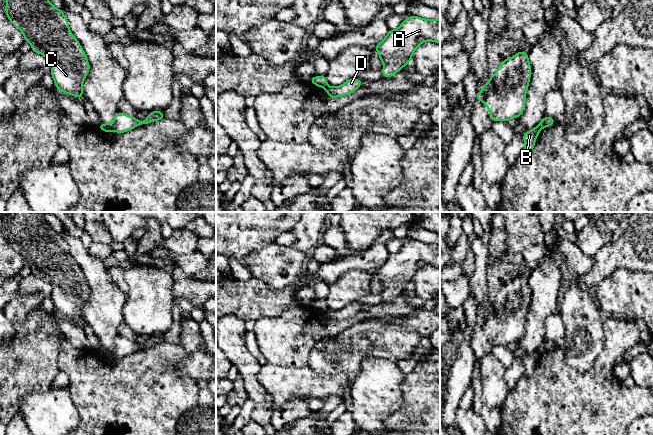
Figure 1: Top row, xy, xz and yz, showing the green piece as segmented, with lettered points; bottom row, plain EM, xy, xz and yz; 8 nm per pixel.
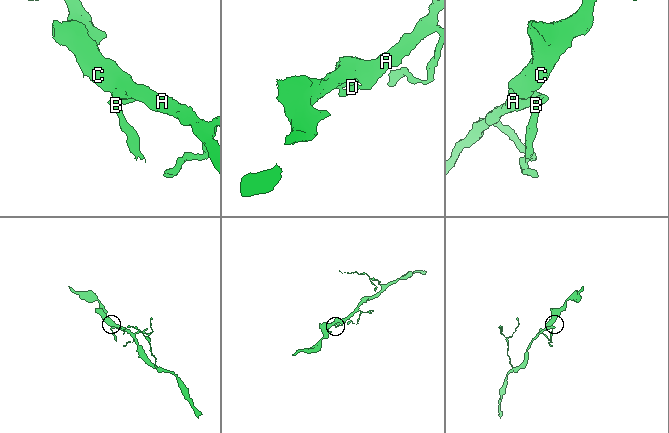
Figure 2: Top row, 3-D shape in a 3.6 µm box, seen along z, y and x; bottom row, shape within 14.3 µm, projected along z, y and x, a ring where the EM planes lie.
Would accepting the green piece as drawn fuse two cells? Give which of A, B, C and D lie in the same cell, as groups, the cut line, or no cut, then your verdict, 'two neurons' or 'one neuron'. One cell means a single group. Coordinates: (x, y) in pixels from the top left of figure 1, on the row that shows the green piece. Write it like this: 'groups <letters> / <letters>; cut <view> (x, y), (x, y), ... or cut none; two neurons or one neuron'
groups A C D / B; cut xz (328, 85), (325, 88); two neurons

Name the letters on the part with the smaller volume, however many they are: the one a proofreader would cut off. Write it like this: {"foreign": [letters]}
{"foreign": ["B"]}

